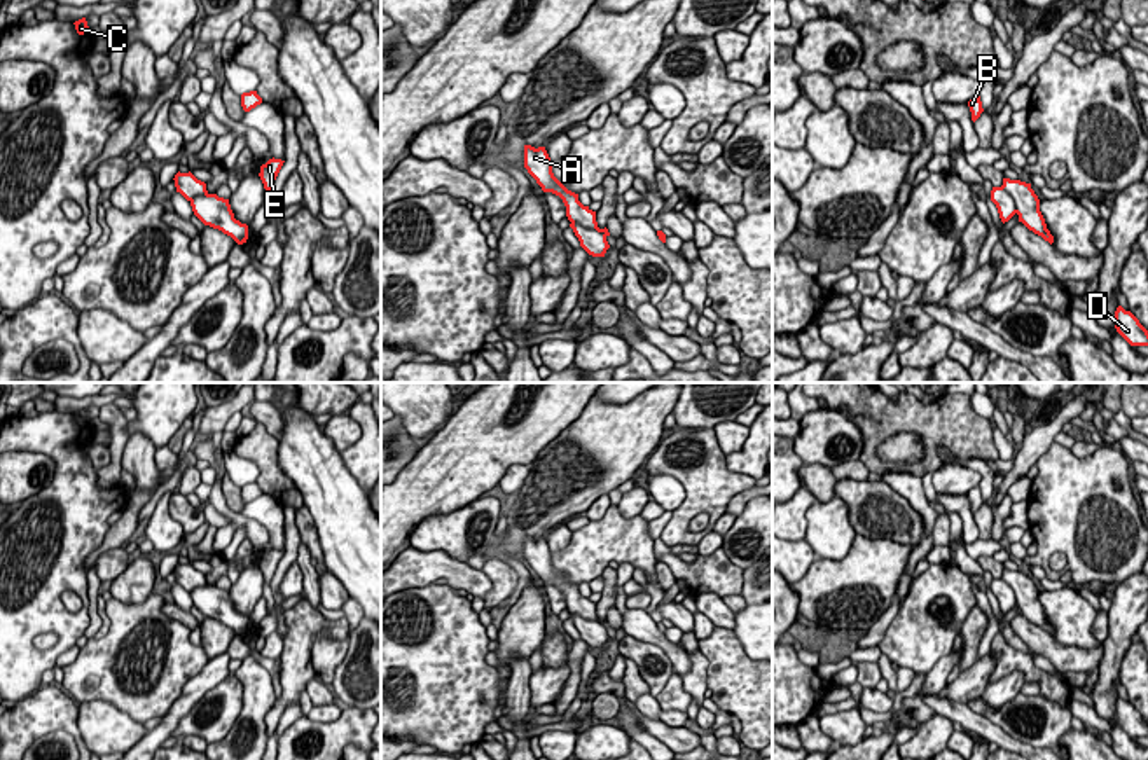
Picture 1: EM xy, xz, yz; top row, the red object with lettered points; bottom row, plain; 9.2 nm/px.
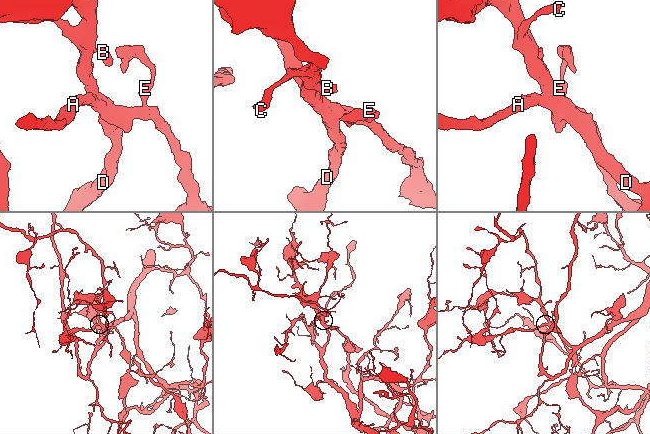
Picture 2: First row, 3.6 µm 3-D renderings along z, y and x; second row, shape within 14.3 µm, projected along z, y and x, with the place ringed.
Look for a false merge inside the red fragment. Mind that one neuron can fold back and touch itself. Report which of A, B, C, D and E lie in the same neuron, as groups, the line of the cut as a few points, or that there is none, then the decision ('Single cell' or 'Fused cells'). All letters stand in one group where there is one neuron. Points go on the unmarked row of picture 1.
Groups: A E / B C D. Split along xz (572, 614), (594, 619), (605, 628). Fused cells

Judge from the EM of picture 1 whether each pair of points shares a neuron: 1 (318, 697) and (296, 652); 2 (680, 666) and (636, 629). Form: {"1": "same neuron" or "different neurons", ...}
{"1": "different neurons", "2": "same neuron"}

